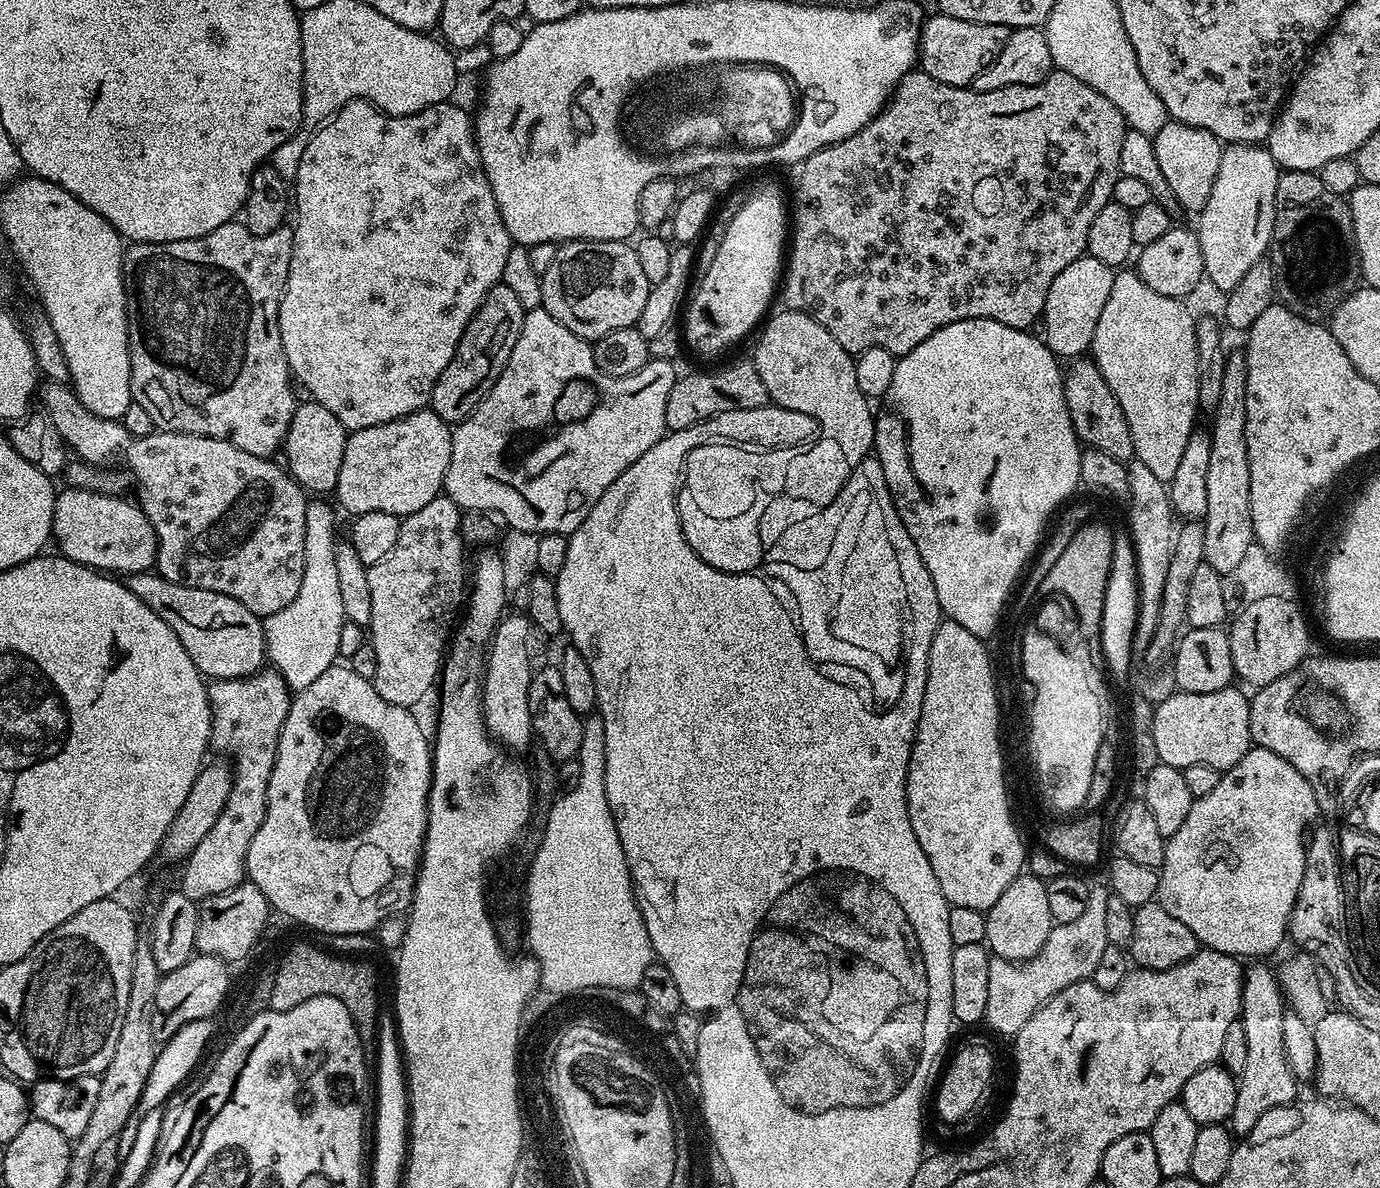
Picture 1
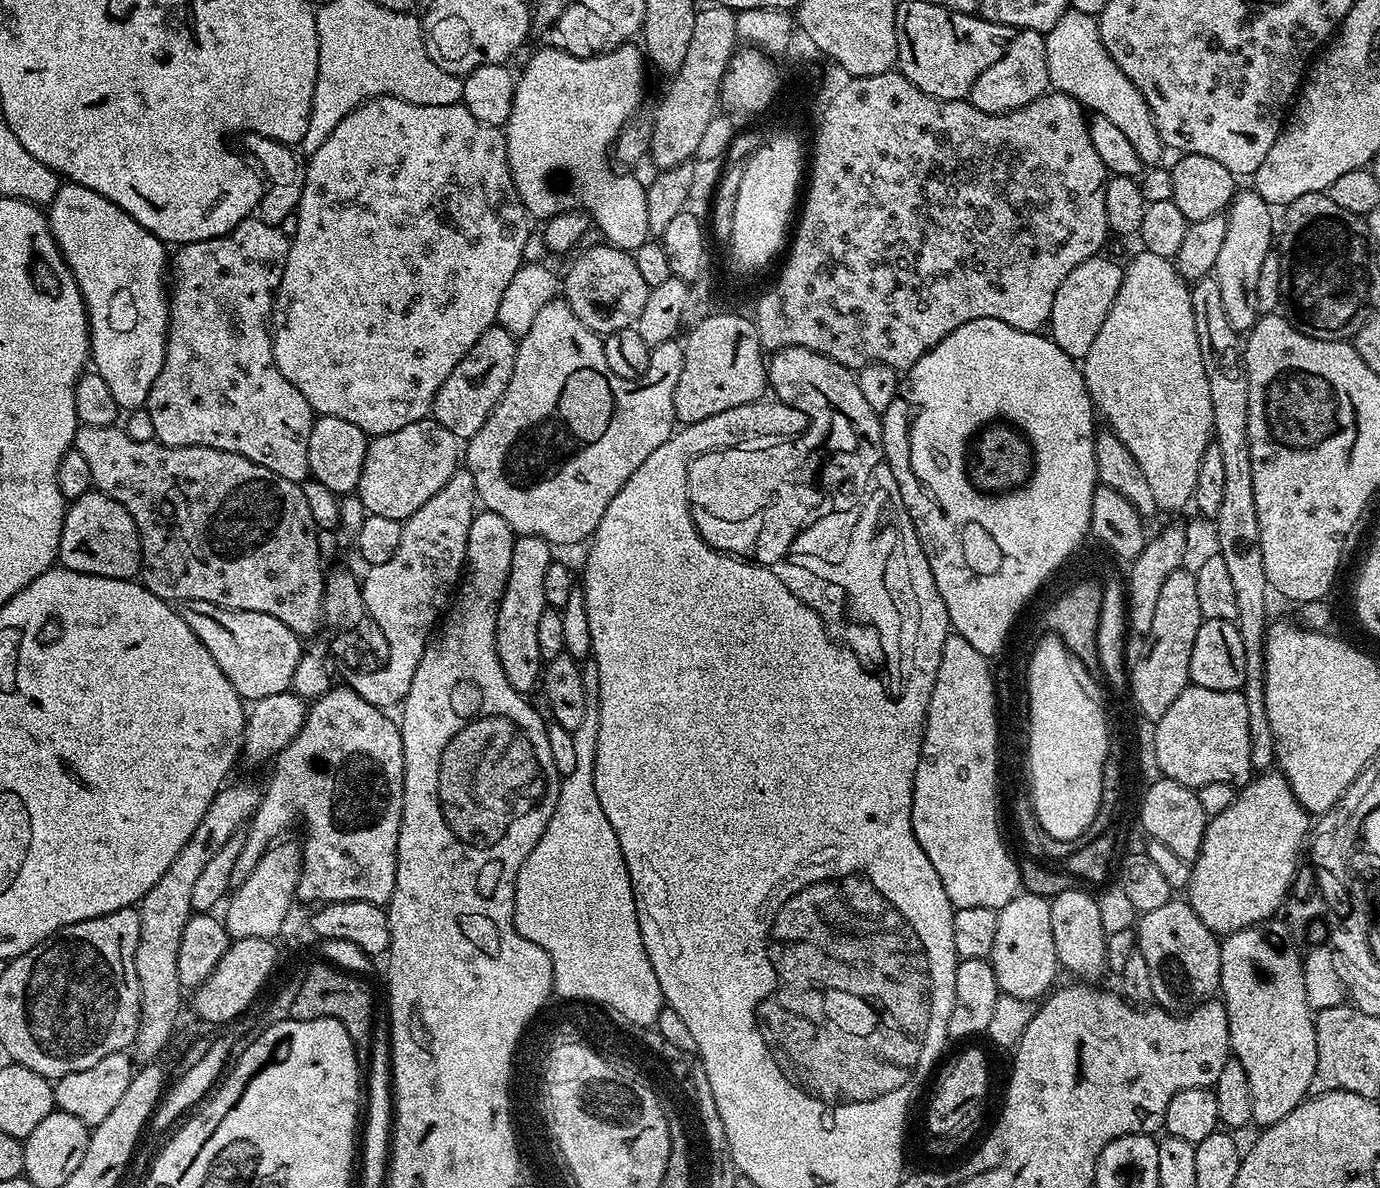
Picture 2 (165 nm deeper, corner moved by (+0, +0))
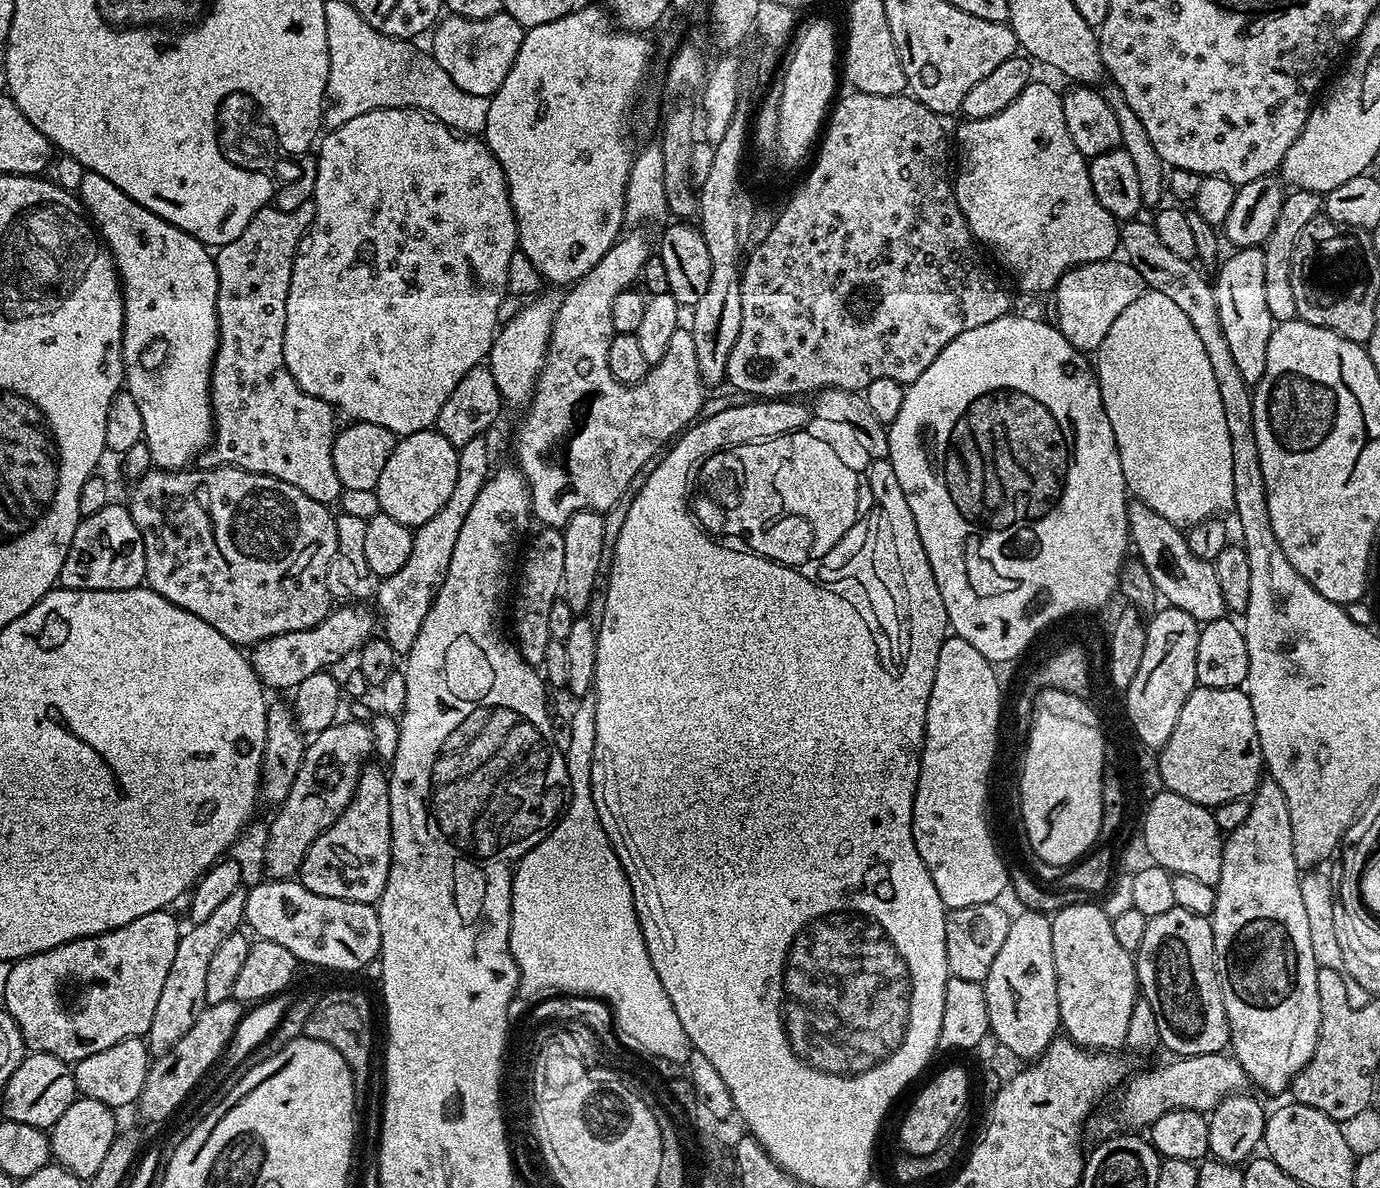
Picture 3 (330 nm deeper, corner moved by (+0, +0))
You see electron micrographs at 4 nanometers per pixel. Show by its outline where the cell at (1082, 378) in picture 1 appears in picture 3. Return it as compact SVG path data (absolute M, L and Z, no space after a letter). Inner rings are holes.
M1139 502L1129 503L1128 534L1135 555L1146 566L1150 579L1154 582L1157 593L1164 596L1169 605L1178 610L1186 610L1190 618L1206 625L1212 620L1225 619L1228 607L1222 590L1218 587L1218 574L1215 563L1211 560L1200 560L1187 545L1185 533L1177 524L1166 522L1154 510Z

